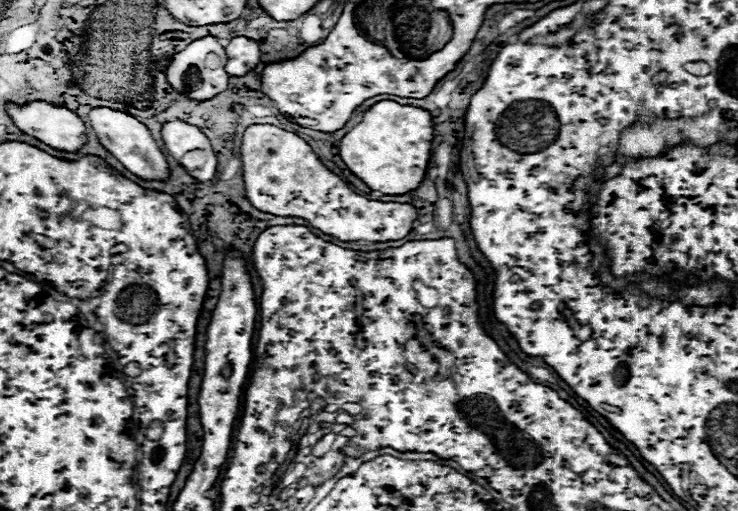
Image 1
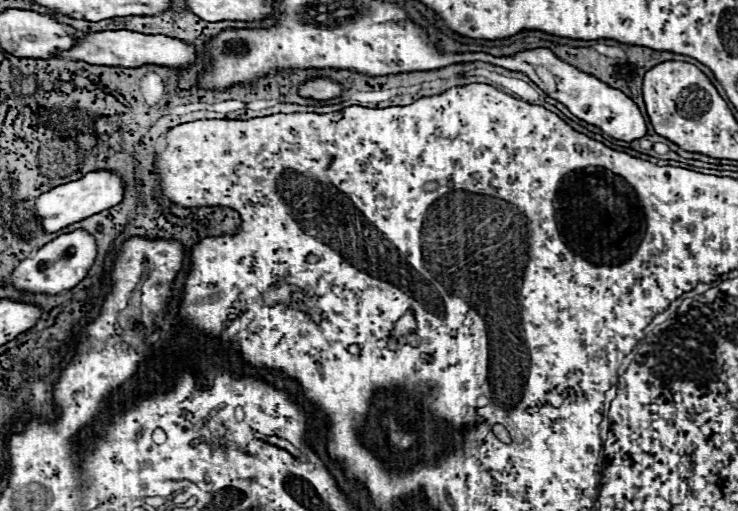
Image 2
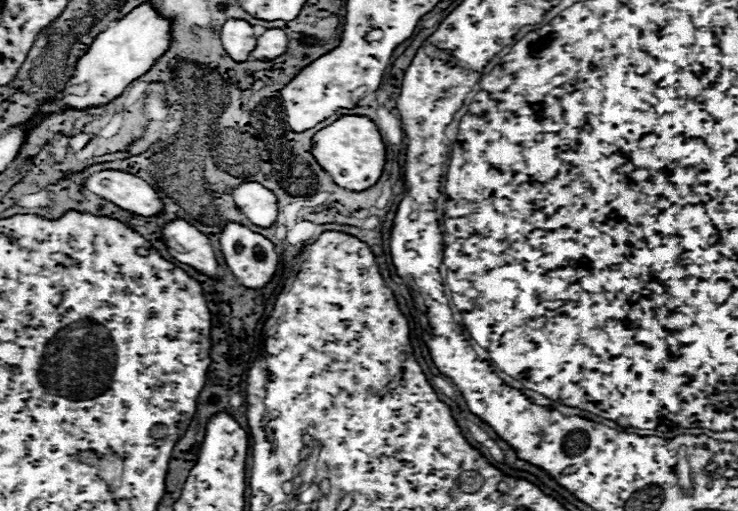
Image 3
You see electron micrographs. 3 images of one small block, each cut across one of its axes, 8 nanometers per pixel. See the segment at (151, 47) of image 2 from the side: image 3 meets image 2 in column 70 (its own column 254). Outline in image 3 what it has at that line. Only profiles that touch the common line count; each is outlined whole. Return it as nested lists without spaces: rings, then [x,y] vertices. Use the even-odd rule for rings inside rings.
[[[272,28],[258,36],[256,48],[252,50],[250,58],[260,58],[260,60],[278,58],[280,54],[284,54],[284,50],[288,50],[288,36],[280,28]]]

